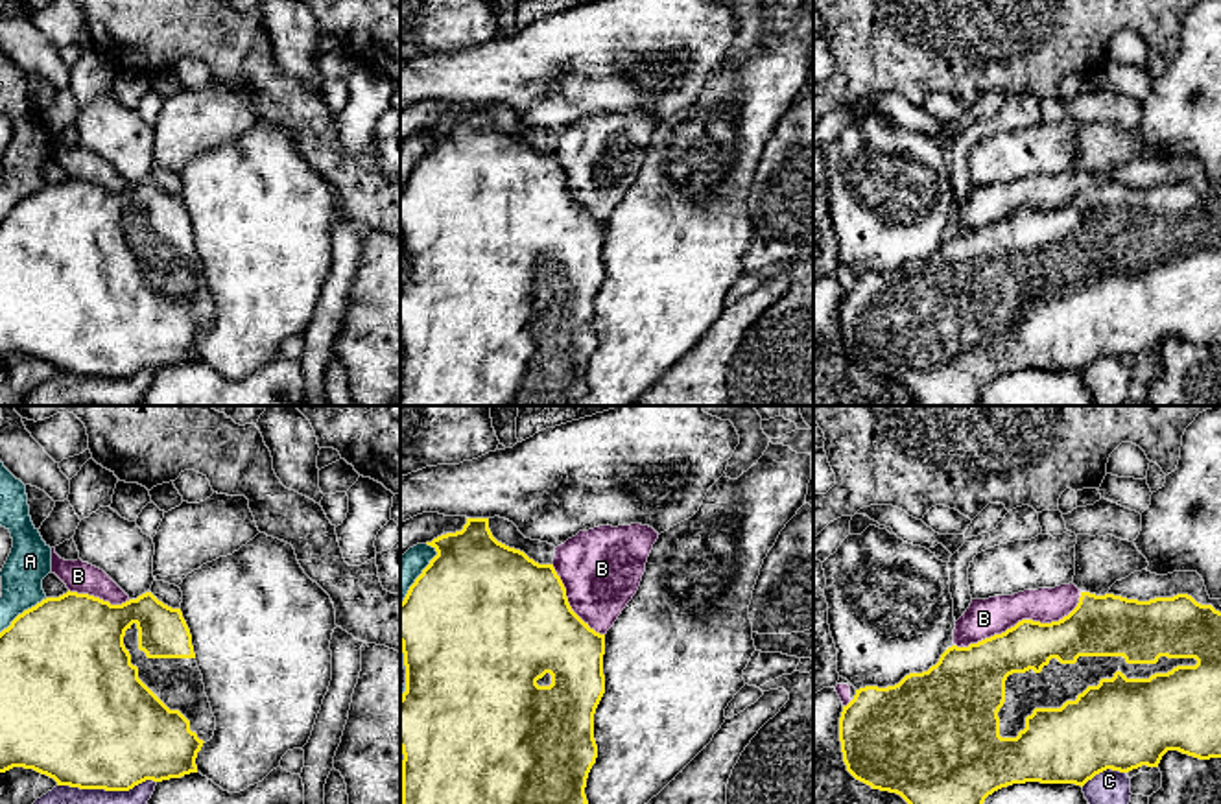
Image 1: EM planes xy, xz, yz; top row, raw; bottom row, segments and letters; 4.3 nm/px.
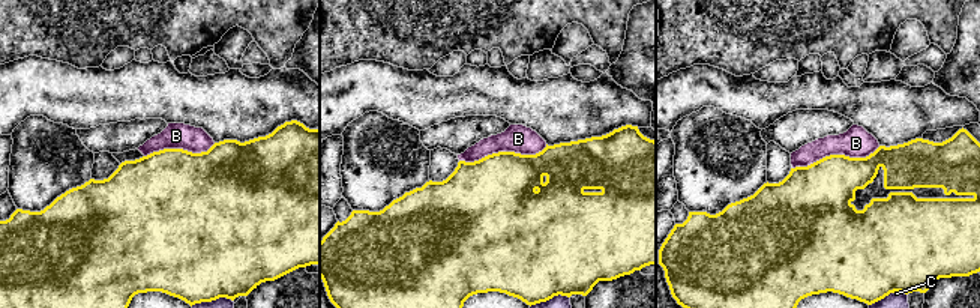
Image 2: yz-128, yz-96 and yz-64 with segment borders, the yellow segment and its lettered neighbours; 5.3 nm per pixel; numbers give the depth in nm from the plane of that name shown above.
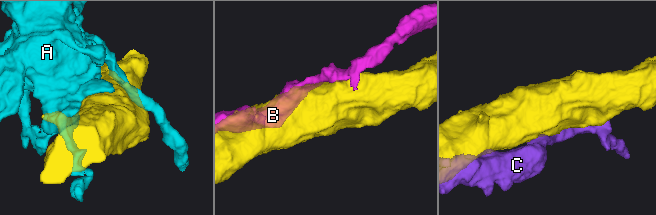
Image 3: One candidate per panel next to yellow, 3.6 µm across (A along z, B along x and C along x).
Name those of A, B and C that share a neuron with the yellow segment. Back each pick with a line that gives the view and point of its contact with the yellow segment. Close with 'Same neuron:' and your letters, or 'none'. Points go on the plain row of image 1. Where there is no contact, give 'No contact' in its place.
Same neuron: none

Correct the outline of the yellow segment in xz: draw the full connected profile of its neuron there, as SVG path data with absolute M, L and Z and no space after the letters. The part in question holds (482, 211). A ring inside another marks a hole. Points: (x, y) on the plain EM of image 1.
M467 105L461 118L441 122L426 131L437 142L400 190L400 231L406 253L406 278L400 284L400 336L404 341L400 406L575 406L588 391L585 374L598 345L594 301L605 280L605 221L590 216L572 197L553 151L539 151L524 138L498 129L489 116L489 105Z

